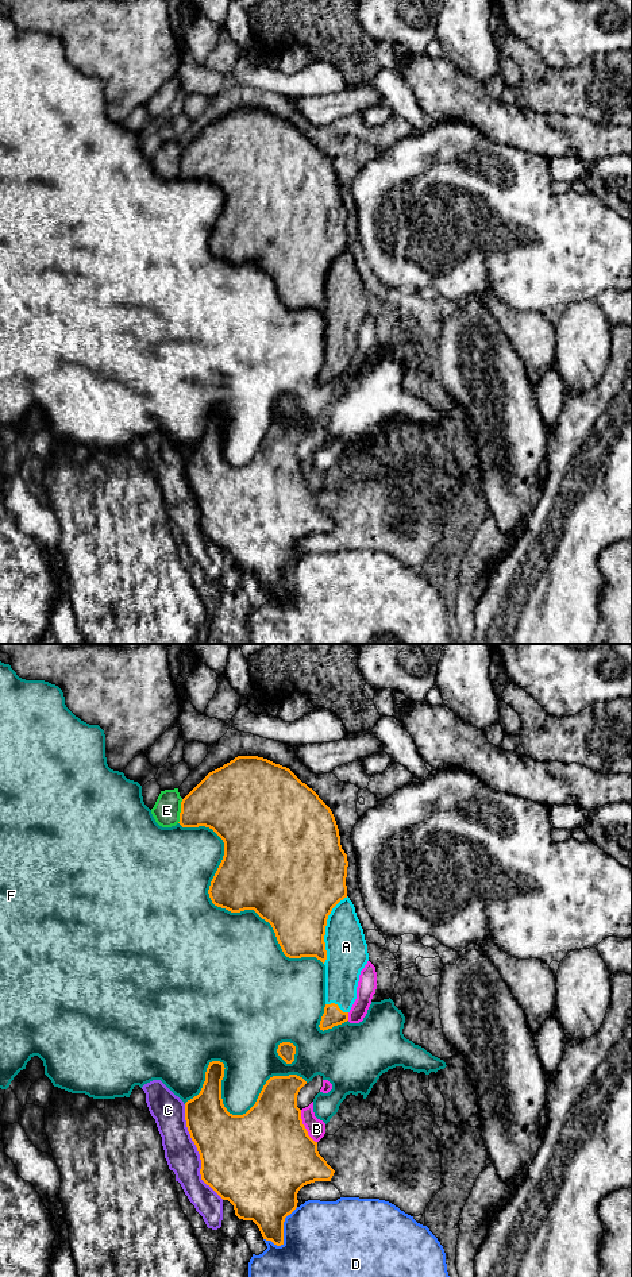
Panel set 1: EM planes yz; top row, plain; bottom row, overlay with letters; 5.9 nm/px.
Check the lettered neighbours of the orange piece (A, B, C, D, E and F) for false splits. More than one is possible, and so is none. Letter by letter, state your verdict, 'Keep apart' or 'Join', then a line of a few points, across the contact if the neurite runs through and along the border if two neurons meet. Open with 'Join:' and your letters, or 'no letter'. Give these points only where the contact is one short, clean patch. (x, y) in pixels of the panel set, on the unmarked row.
Join: A
A: Join
B: Keep apart
C: Keep apart
D: Keep apart
E: Keep apart
F: Keep apart

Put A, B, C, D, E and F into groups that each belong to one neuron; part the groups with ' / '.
A / B / C E / D / F

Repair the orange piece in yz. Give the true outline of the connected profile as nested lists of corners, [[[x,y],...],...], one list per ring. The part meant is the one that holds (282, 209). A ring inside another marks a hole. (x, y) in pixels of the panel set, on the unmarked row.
[[[238,108],[209,124],[182,151],[178,175],[209,180],[224,194],[223,212],[208,242],[212,255],[231,265],[254,262],[271,277],[286,309],[320,312],[325,317],[325,359],[319,379],[324,383],[347,374],[369,305],[355,259],[347,248],[348,213],[331,161],[289,120],[258,108]]]

